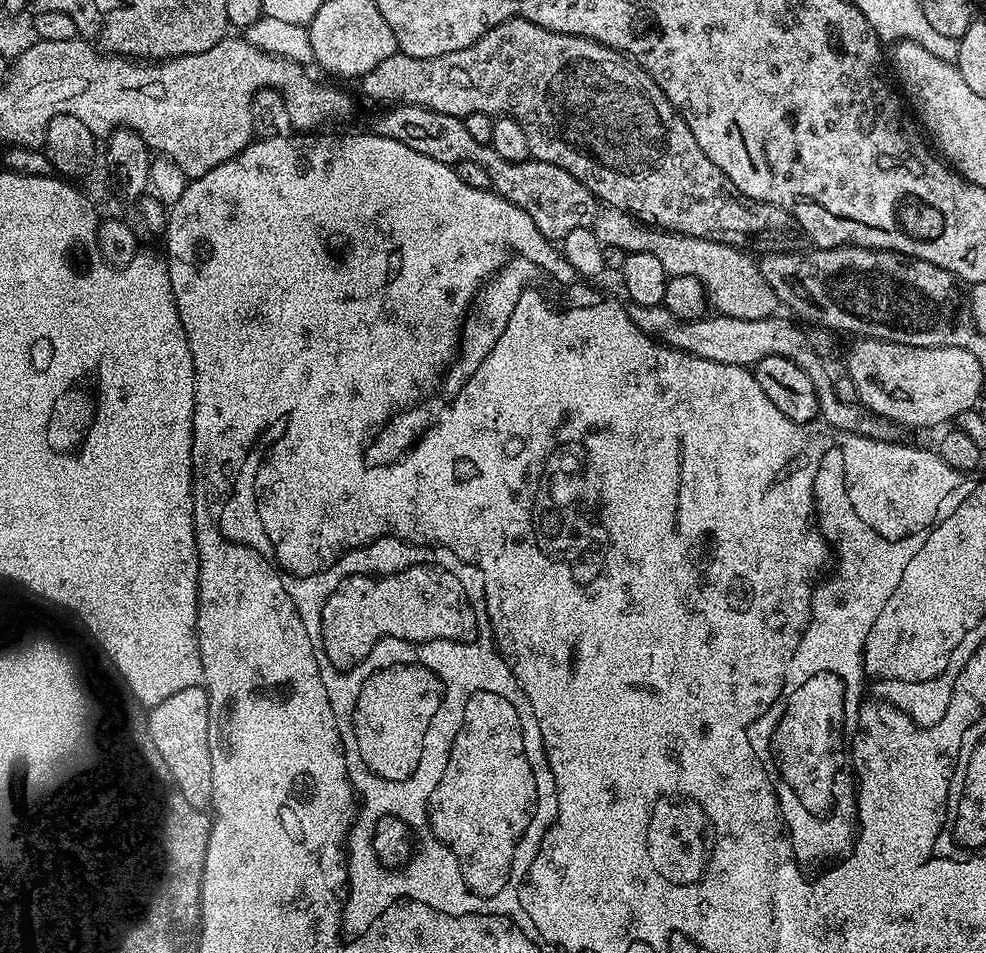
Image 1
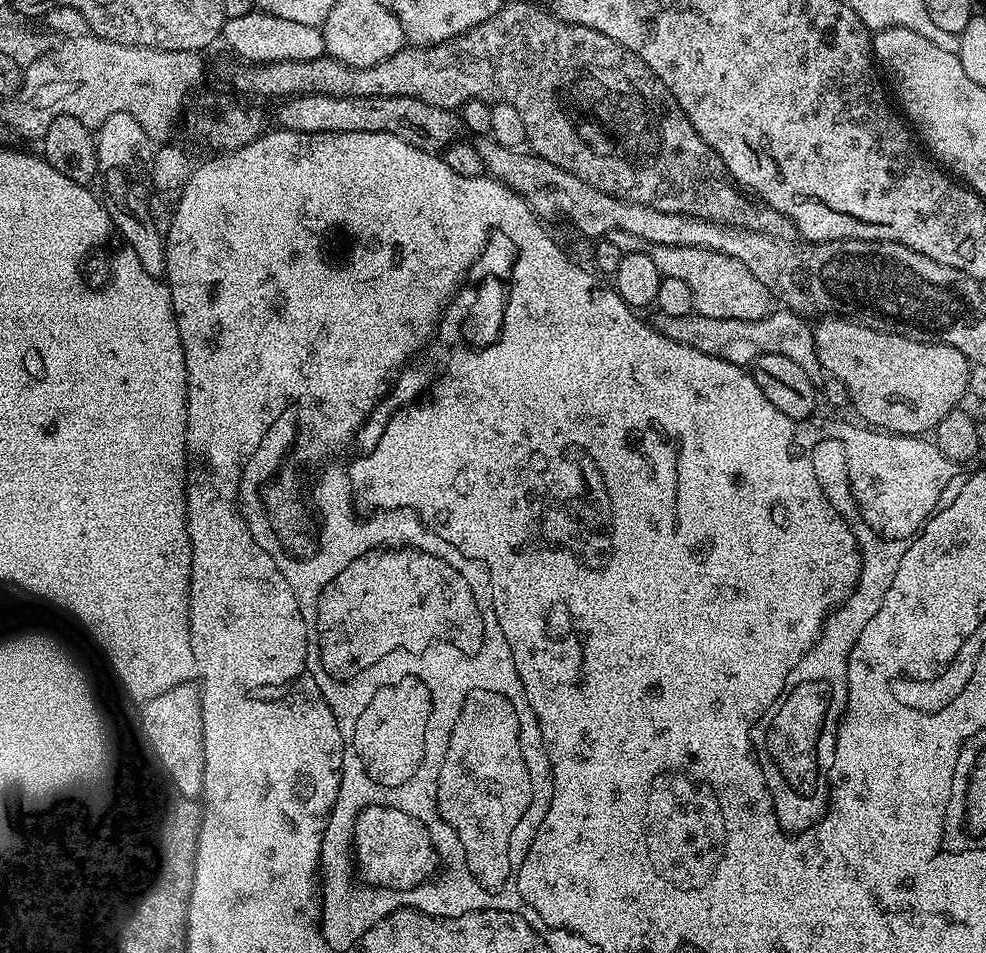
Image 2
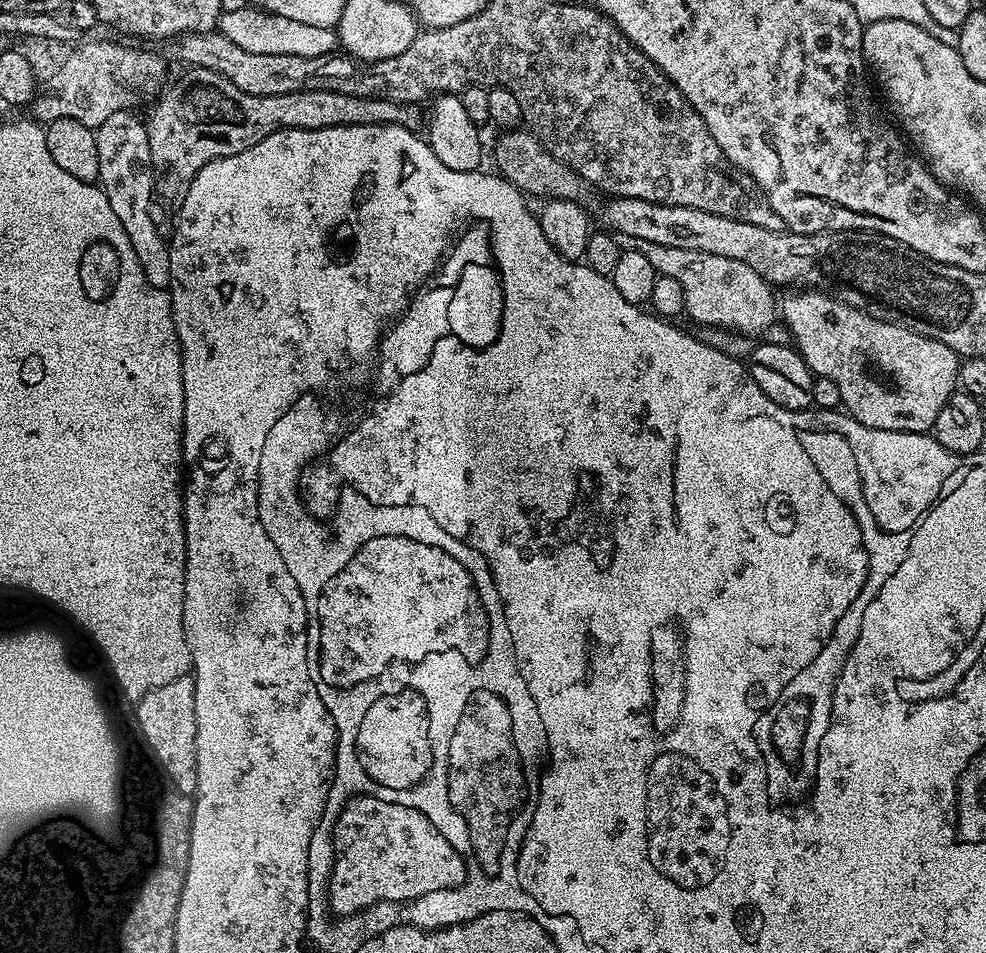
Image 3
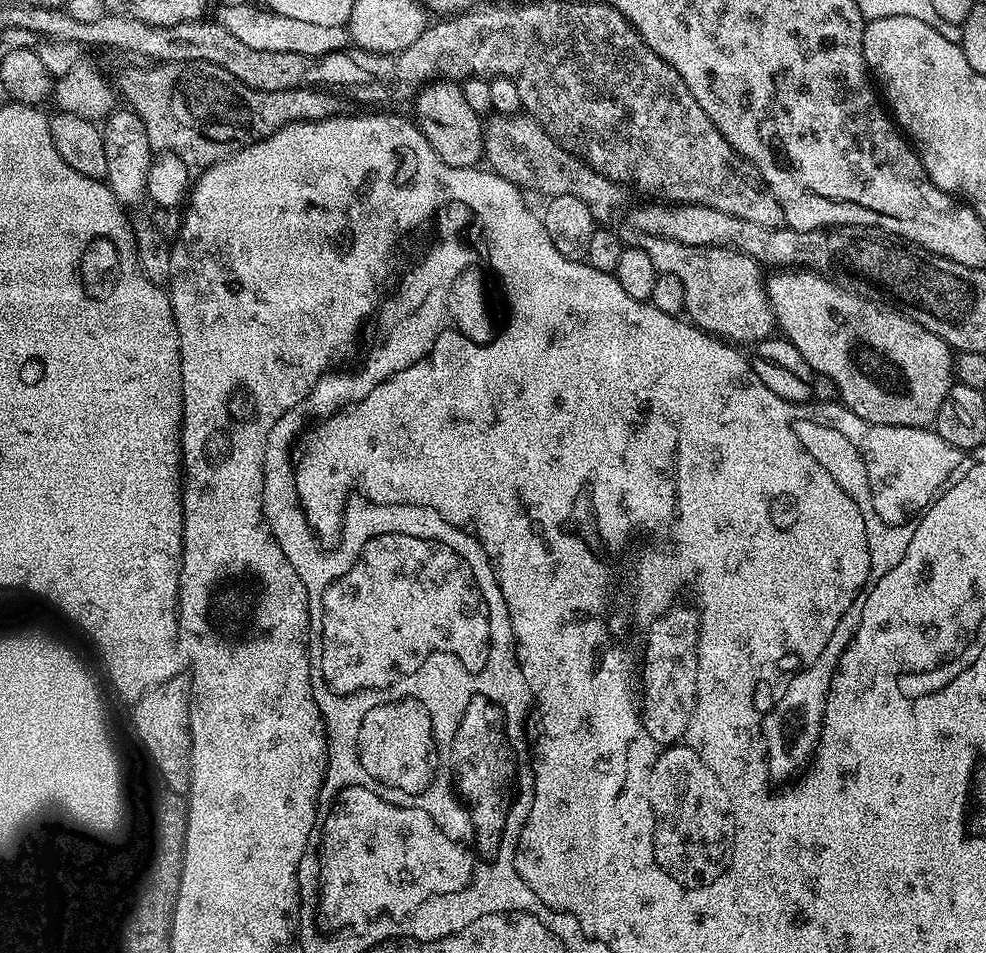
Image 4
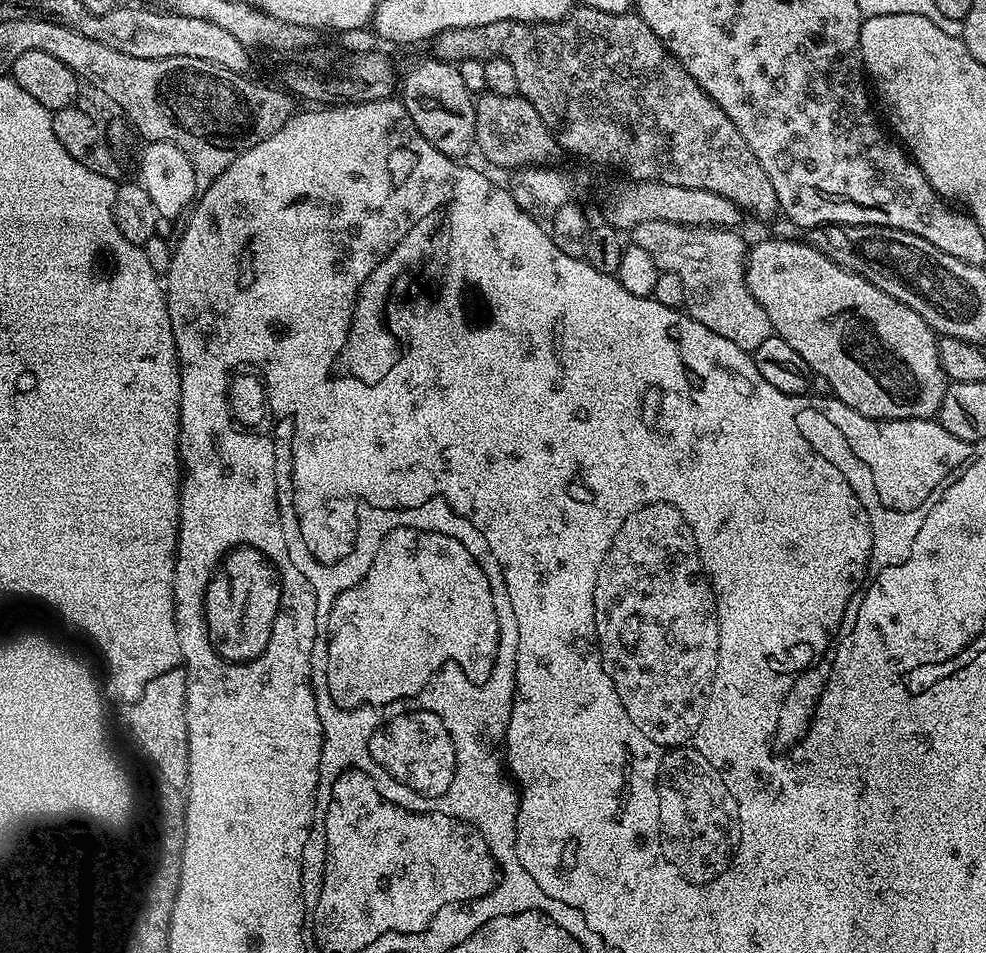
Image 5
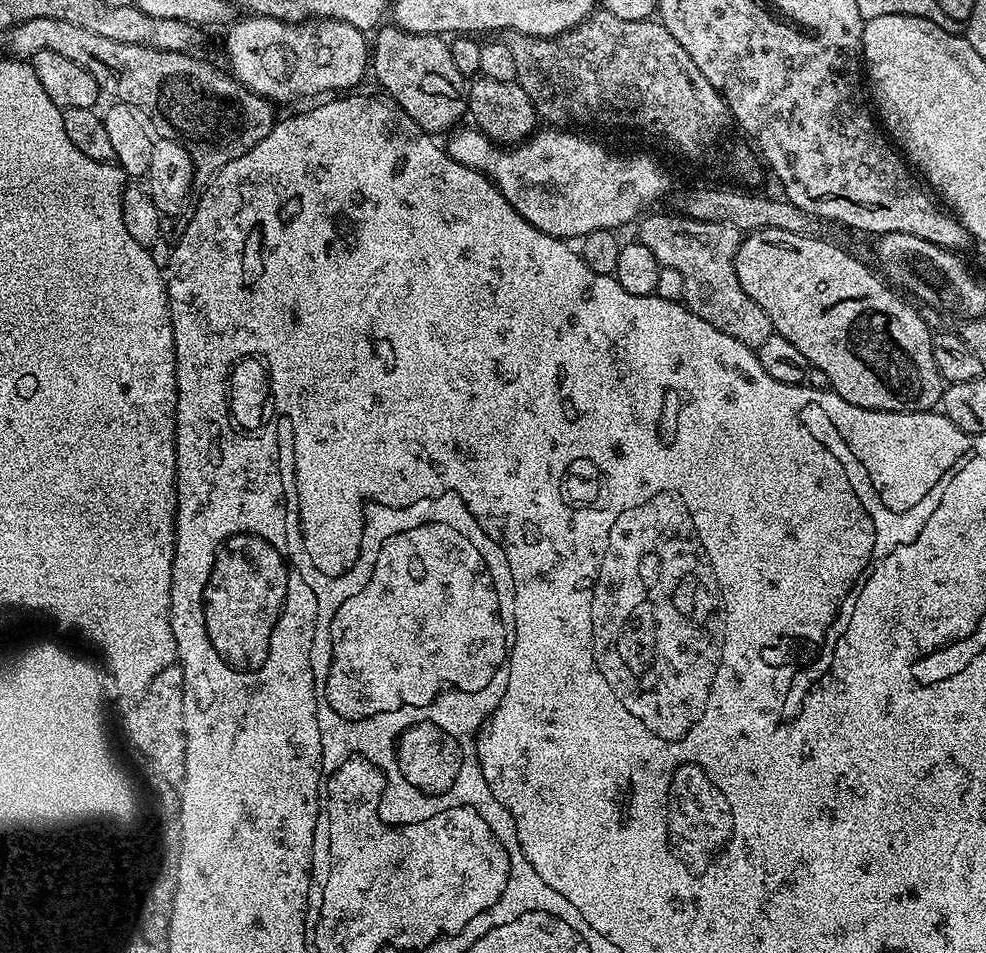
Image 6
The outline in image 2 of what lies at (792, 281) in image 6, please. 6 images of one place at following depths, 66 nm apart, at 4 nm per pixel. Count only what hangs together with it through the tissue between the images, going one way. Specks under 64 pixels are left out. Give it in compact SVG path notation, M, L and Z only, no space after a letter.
M835 314L829 315L814 328L818 358L823 371L829 377L836 377L845 383L849 391L851 407L865 425L881 432L895 432L897 436L919 436L931 433L954 409L961 407L963 396L969 395L968 370L970 362L962 350L945 344L927 344L914 338L874 330L862 326L857 320L845 320Z

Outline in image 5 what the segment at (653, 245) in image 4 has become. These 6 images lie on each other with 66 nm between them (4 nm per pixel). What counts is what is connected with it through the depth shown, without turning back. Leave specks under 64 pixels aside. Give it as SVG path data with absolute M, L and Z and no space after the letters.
M648 221L631 228L630 240L654 258L661 272L678 274L678 278L682 278L686 289L684 308L689 316L702 322L706 330L730 338L734 346L752 354L774 333L766 310L758 306L746 286L746 243L740 234L730 228L687 228L674 222Z

